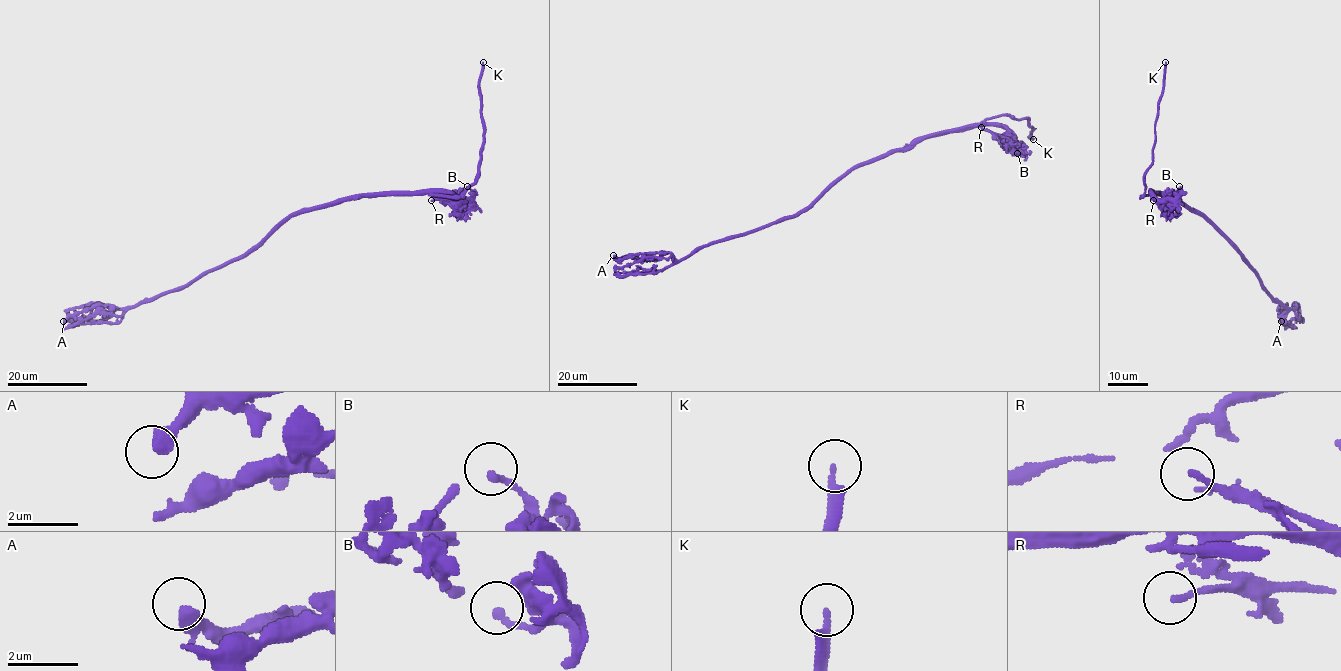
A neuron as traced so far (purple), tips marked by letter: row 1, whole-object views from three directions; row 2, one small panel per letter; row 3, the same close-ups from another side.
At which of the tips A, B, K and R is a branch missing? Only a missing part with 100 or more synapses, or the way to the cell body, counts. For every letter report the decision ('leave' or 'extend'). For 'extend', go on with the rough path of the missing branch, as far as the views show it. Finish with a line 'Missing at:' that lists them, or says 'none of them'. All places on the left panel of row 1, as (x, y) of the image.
A: leave
B: leave
K: extend
R: leave
Missing at: K

